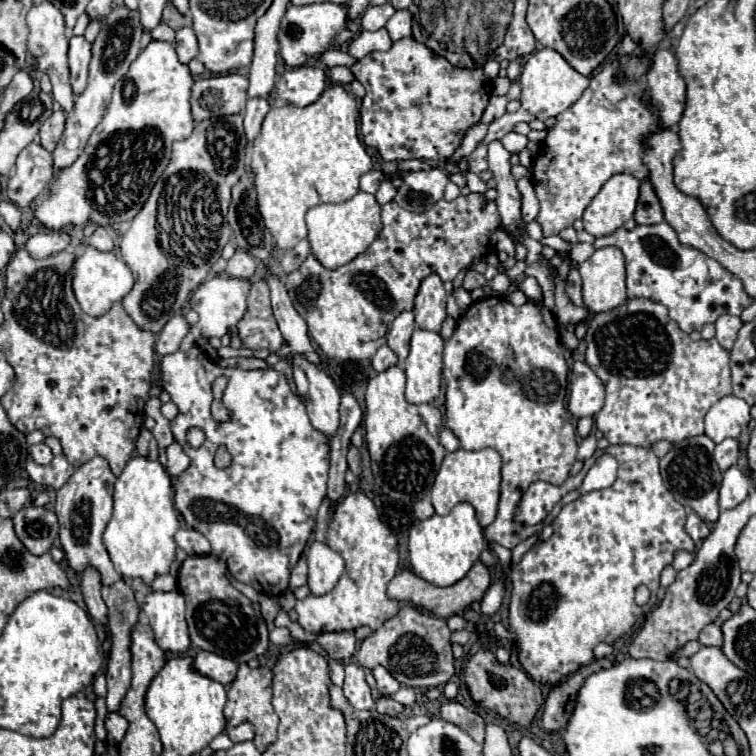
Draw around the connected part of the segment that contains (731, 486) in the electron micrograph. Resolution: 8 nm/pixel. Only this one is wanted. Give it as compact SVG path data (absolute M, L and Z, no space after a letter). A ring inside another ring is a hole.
M730 466L722 474L720 484L720 508L734 508L748 496L750 480L738 466Z

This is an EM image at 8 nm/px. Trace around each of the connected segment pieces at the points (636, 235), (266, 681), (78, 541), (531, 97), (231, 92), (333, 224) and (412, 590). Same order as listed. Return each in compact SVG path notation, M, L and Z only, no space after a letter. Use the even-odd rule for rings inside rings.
M666 224L636 226L634 230L618 228L616 232L596 238L594 248L616 246L626 256L626 286L628 298L648 298L668 308L670 318L678 322L684 332L700 330L704 324L716 322L722 314L736 314L752 304L752 298L744 292L744 286L716 260L704 256L700 250L682 246L676 232Z
M242 664L236 680L232 682L232 686L228 690L228 702L226 702L226 708L224 708L224 716L226 716L230 726L242 724L242 722L254 724L254 728L256 728L254 744L260 752L276 740L276 728L278 728L278 716L276 716L276 712L270 704L270 698L272 698L270 682L272 682L272 670L270 668L266 668L266 666L250 668L250 666Z
M100 456L92 458L90 462L82 464L72 478L58 490L54 514L58 516L60 524L60 546L66 556L66 564L76 572L84 572L84 564L96 564L96 570L100 572L102 584L112 586L116 580L120 580L120 574L114 570L112 560L102 544L104 528L112 516L112 490L114 490L116 476L110 472L108 462Z
M542 48L538 52L534 52L528 62L524 64L522 68L522 74L520 74L520 86L521 86L521 106L518 112L514 114L504 114L502 118L494 120L490 124L490 130L486 134L486 138L482 140L482 144L490 144L494 140L502 140L502 136L506 136L510 132L510 128L516 124L516 122L532 122L532 120L542 120L546 122L548 118L552 116L558 116L560 112L564 112L566 108L570 108L580 96L582 92L588 88L590 84L590 78L588 76L582 76L578 74L564 58L562 54L558 54L556 50L550 50L550 48Z
M218 74L210 78L198 78L192 86L192 116L194 122L212 118L212 116L230 116L244 112L244 104L248 102L248 76L244 74Z
M358 192L354 198L340 204L320 204L308 210L308 240L312 246L312 254L330 270L348 264L358 254L366 252L368 246L382 230L380 222L380 204L372 194Z
M476 562L472 566L472 570L456 584L448 586L448 588L440 588L440 586L434 586L426 580L422 580L420 576L416 576L414 572L408 572L408 570L402 570L400 574L396 574L392 578L392 582L388 584L388 596L392 600L398 600L398 602L412 602L414 606L418 608L426 608L428 612L432 612L434 616L440 616L440 618L448 618L448 616L454 616L454 614L462 614L464 608L468 608L470 604L482 600L482 596L486 594L488 586L492 582L492 576L490 576L490 570L484 562Z

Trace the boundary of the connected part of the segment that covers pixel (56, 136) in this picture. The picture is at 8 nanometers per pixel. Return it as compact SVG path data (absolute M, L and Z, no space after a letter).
M54 110L52 116L48 120L44 120L44 124L40 126L40 144L52 152L62 136L62 132L64 132L64 112Z

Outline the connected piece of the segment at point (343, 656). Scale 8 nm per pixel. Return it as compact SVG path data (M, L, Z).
M320 632L316 636L320 648L334 660L348 662L356 652L356 634L352 632Z

